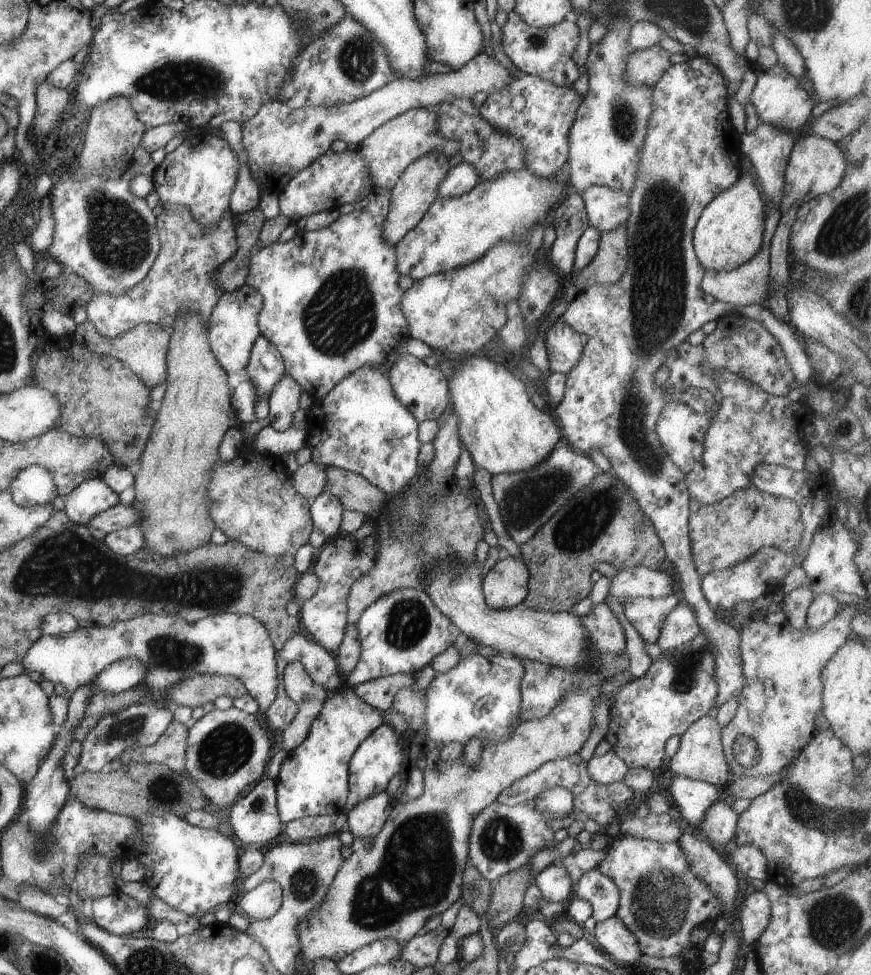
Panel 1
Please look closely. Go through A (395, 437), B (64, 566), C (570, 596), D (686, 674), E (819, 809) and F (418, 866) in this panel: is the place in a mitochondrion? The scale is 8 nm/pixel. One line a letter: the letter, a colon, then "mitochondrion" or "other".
A: mitochondrion
B: mitochondrion
C: other
D: mitochondrion
E: mitochondrion
F: mitochondrion

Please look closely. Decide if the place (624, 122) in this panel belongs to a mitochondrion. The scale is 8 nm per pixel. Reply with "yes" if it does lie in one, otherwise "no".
yes

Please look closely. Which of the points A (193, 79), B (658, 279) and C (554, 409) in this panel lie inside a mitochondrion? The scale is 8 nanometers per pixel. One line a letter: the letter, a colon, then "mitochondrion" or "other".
A: mitochondrion
B: mitochondrion
C: other

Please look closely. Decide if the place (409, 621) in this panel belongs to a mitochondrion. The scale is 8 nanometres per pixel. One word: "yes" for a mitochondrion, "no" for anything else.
yes

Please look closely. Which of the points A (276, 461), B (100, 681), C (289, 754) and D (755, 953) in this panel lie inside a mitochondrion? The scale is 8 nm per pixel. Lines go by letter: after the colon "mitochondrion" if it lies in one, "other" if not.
A: other
B: other
C: other
D: other

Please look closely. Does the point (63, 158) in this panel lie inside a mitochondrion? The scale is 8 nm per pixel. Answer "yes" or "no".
no

